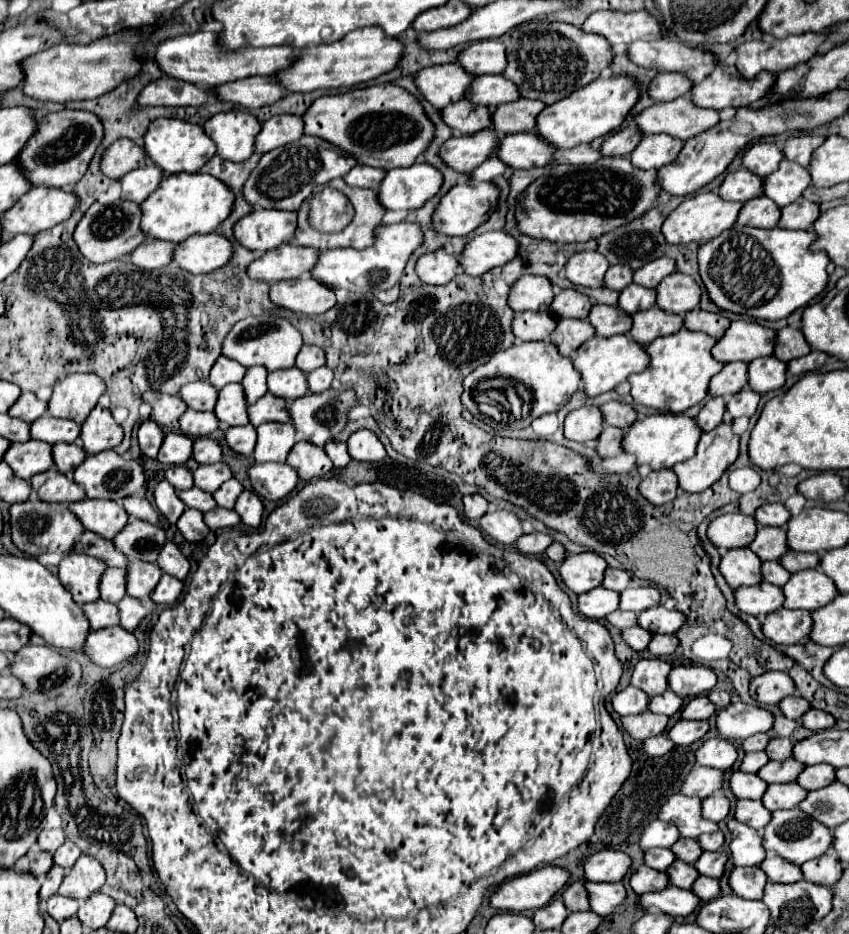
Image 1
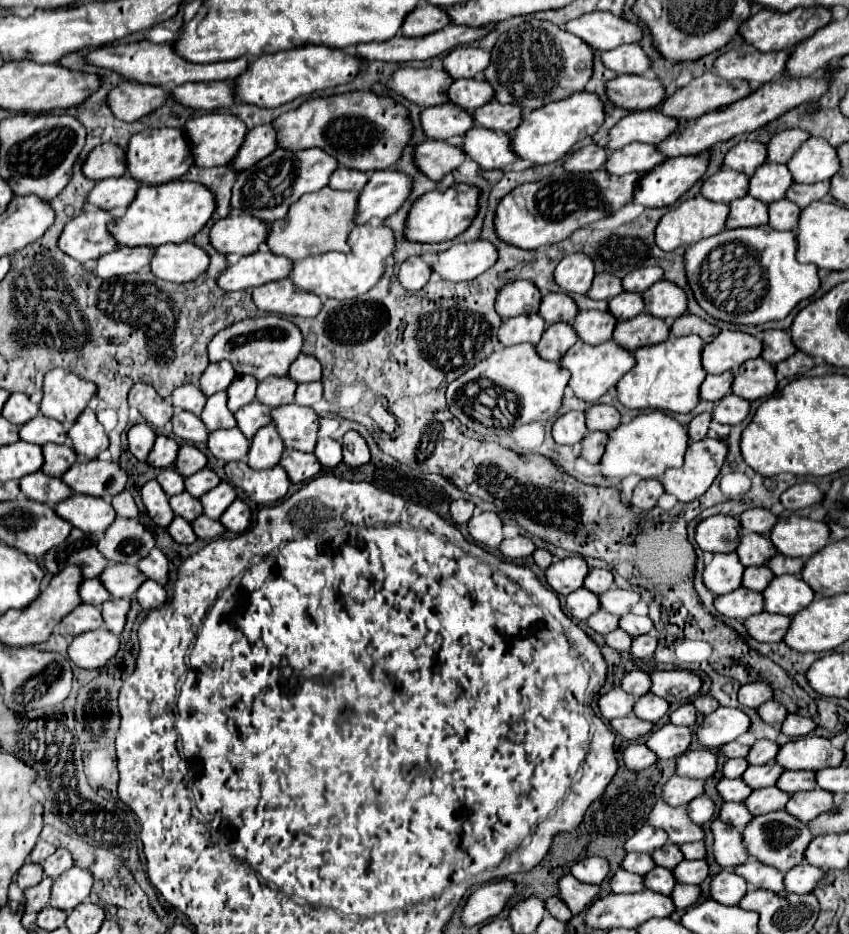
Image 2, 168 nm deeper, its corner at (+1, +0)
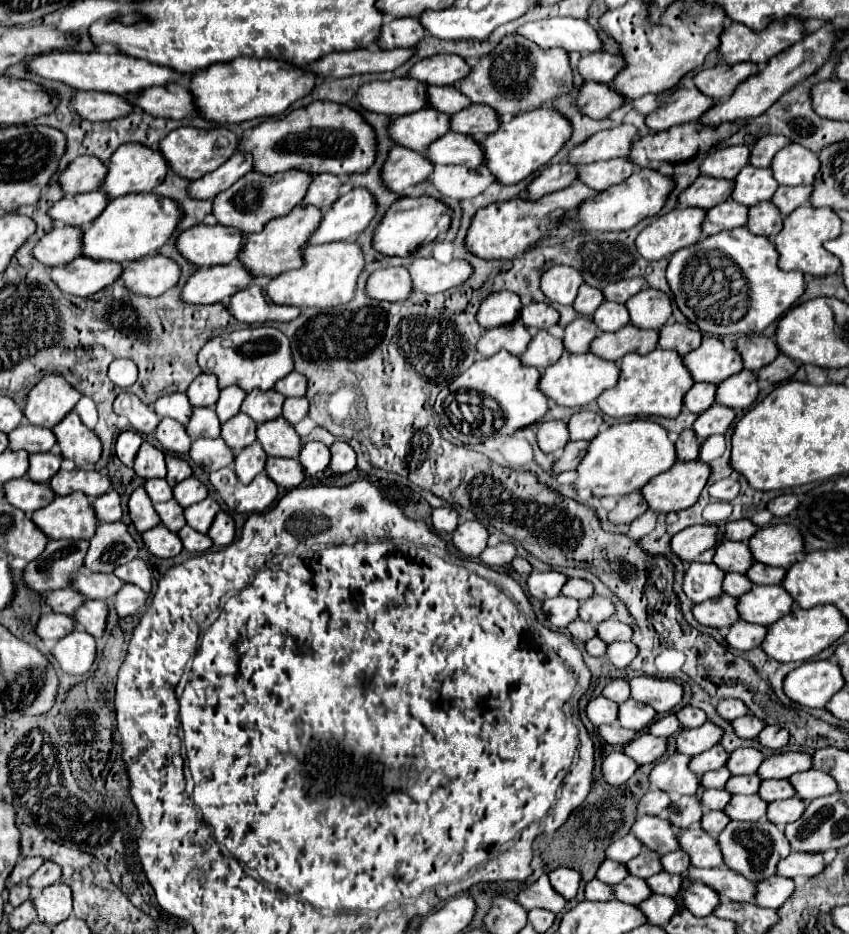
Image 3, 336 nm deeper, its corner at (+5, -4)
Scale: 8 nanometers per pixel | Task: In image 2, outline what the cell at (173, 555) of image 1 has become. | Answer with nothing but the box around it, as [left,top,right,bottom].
[137,548,167,584]

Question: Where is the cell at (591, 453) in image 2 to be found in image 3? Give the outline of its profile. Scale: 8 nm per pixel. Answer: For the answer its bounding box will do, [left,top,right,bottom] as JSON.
[553,440,587,472]

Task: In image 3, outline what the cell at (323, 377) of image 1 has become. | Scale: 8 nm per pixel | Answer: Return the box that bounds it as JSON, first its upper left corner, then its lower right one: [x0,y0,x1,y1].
[283,398,309,424]

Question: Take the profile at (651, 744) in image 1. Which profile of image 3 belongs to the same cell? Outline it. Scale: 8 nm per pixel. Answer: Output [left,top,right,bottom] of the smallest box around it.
[603,752,639,786]

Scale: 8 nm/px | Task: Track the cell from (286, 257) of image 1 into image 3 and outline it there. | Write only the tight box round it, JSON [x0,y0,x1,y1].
[181,260,253,304]

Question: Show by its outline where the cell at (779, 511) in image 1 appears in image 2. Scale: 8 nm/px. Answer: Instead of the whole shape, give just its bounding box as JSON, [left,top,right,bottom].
[739,508,777,534]

